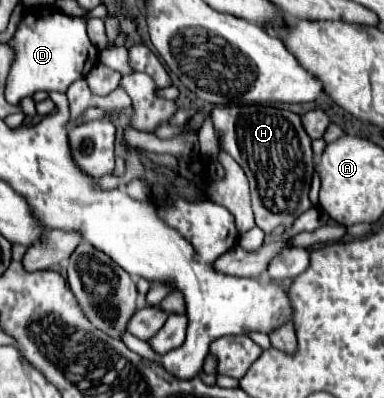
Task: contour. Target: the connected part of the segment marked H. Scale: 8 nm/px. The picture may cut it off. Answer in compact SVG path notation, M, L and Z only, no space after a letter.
M217 105L211 111L215 133L221 141L221 147L243 167L249 185L251 185L251 205L255 213L255 223L265 233L275 231L275 227L285 225L291 227L293 219L307 211L311 207L309 201L309 183L313 177L313 149L311 149L311 137L307 135L301 117L293 111L277 109L271 105L231 105L221 107Z

